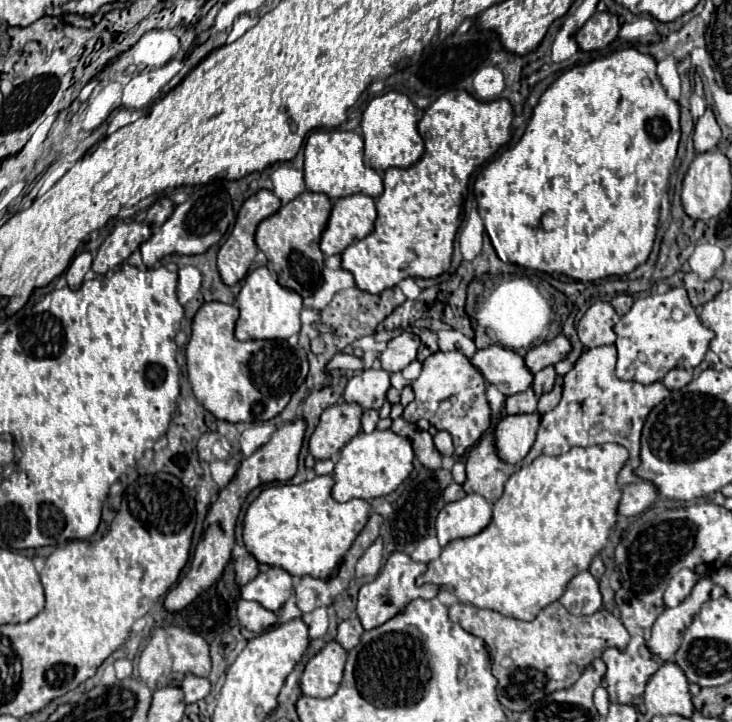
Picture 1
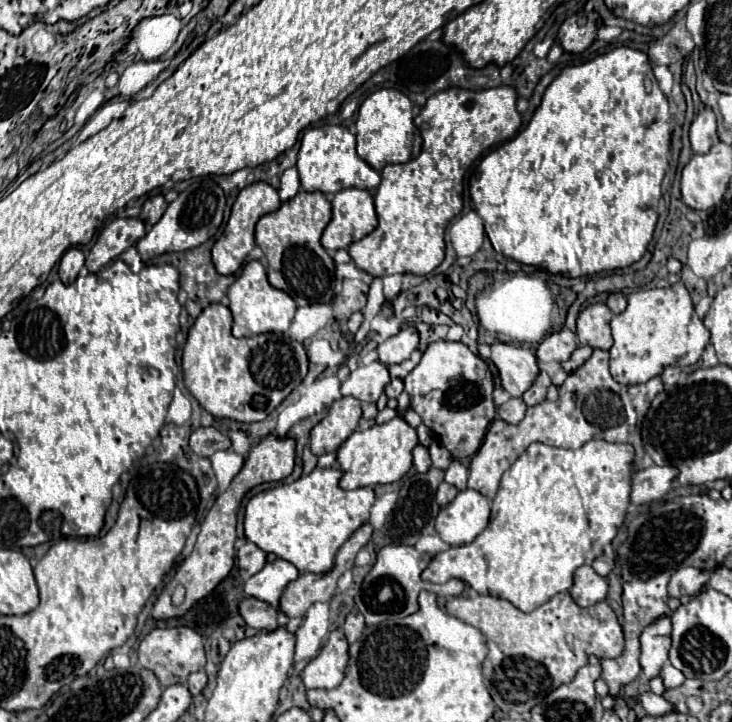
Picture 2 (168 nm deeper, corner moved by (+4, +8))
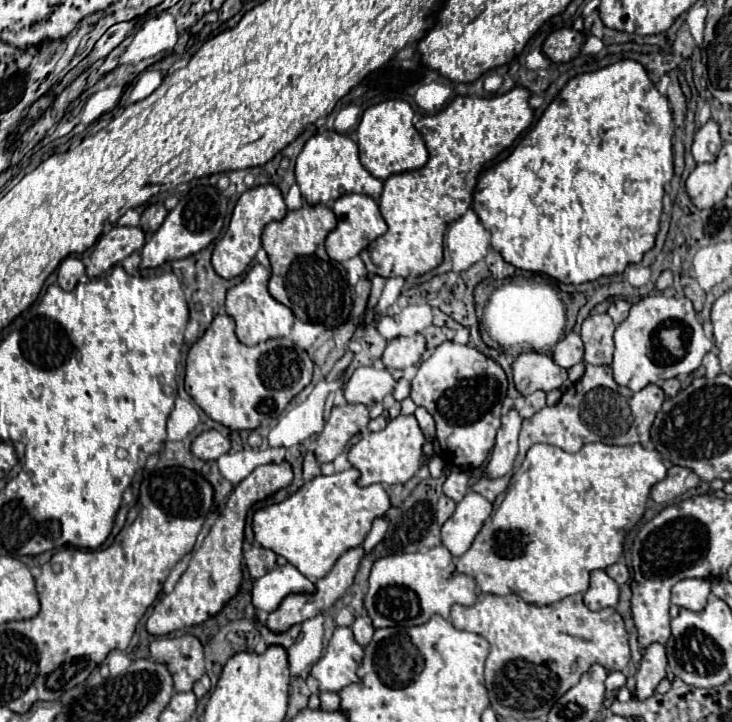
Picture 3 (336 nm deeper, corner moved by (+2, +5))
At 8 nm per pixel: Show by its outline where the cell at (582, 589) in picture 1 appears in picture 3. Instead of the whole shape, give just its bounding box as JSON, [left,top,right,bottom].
[584,569,618,611]

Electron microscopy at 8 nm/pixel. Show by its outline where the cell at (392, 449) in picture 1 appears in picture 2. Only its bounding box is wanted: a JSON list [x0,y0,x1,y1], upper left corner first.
[338,416,418,490]

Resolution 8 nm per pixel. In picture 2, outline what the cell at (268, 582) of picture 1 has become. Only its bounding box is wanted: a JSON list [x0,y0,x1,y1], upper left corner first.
[244,558,298,606]

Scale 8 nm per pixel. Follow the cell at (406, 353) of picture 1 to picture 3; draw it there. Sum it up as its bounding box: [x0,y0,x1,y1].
[382,335,426,369]

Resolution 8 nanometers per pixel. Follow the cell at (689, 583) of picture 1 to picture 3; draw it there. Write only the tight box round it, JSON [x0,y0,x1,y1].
[672,579,710,611]

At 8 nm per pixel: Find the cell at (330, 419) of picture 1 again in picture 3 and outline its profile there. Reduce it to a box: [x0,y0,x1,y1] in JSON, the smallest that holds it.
[314,405,368,463]

